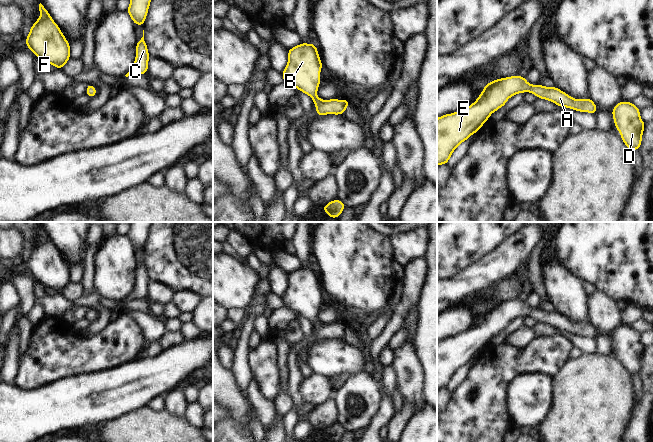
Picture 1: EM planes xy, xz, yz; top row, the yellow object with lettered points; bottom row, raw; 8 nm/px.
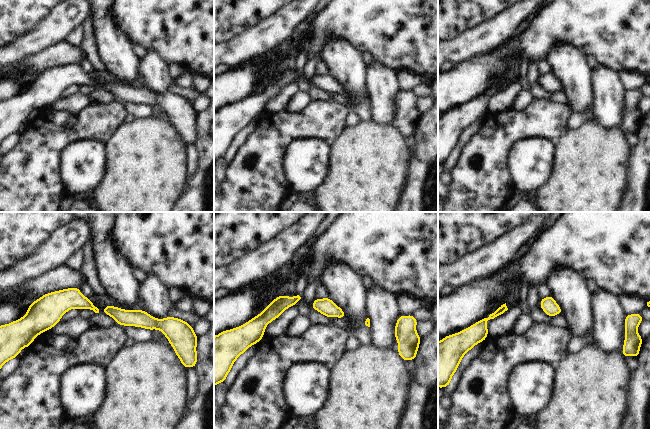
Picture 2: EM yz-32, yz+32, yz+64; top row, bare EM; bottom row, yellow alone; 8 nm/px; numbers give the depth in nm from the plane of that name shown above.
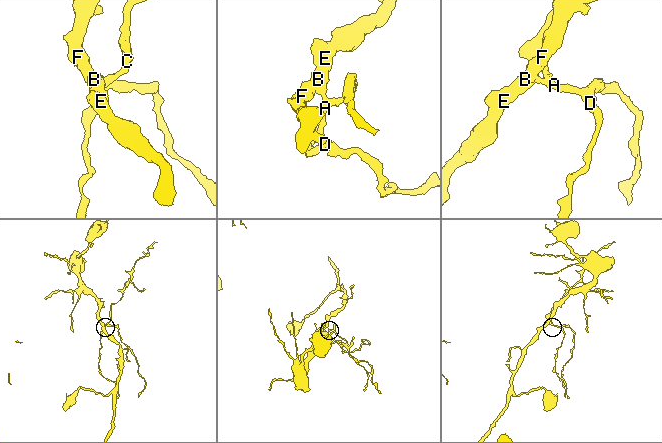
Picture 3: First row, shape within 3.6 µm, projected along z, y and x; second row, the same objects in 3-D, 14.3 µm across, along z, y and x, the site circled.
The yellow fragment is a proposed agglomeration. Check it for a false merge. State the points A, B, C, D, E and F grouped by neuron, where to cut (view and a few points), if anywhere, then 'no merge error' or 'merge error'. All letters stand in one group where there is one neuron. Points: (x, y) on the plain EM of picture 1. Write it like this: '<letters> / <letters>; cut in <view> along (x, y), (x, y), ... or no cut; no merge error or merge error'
A B C D E F; no cut; no merge error

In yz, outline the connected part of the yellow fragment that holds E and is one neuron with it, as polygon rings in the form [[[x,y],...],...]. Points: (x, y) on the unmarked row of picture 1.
[[[510,300],[494,304],[484,310],[482,317],[473,328],[452,338],[445,338],[437,342],[437,390],[447,388],[453,375],[472,358],[478,356],[490,339],[503,331],[510,321],[524,316],[531,316],[537,322],[549,324],[559,331],[567,331],[591,338],[596,338],[597,335],[596,328],[590,322],[574,323],[557,311],[545,311],[540,308],[531,309],[522,300]]]

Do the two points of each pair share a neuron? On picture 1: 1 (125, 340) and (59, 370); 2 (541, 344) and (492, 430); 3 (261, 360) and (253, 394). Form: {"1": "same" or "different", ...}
{"1": "same", "2": "same", "3": "different"}

